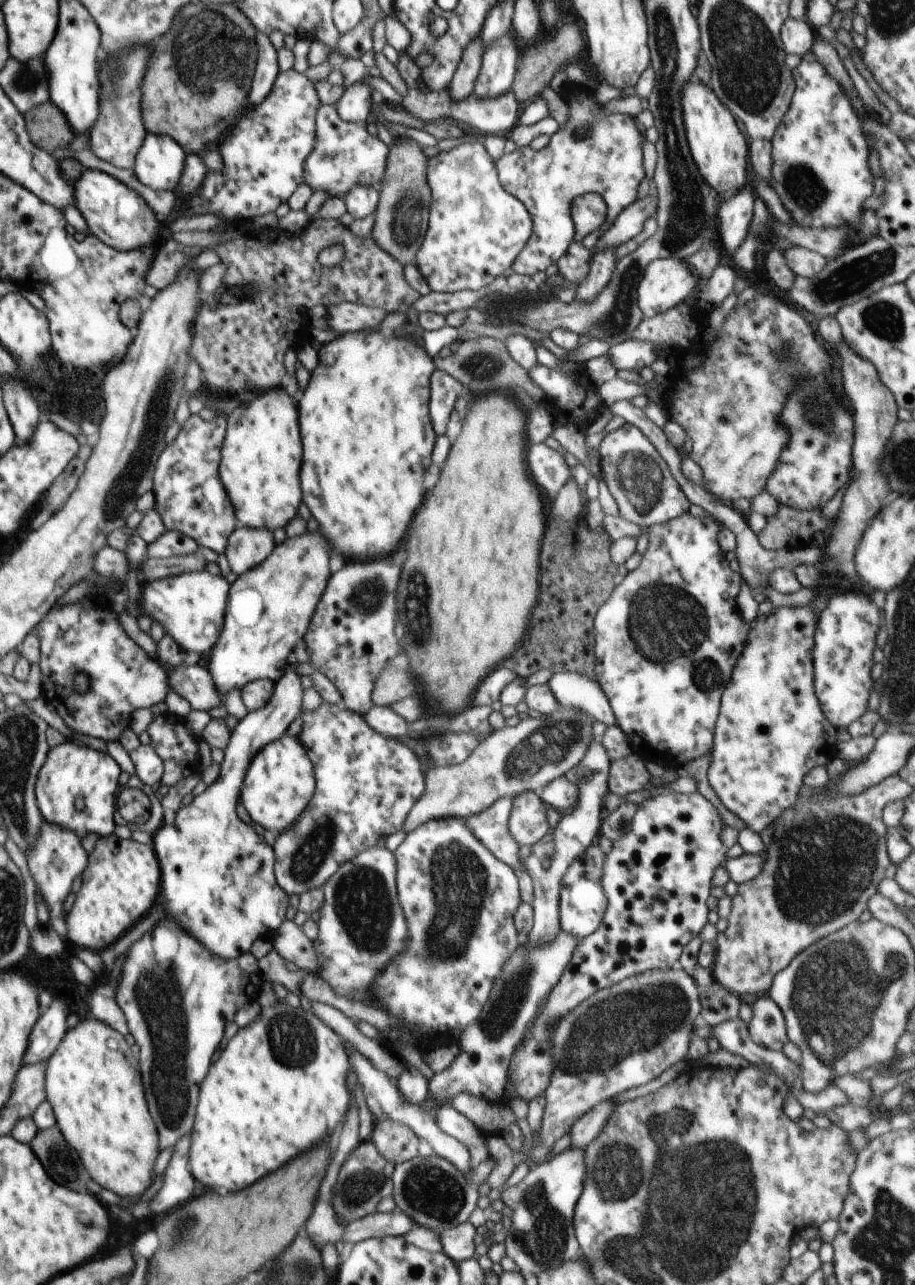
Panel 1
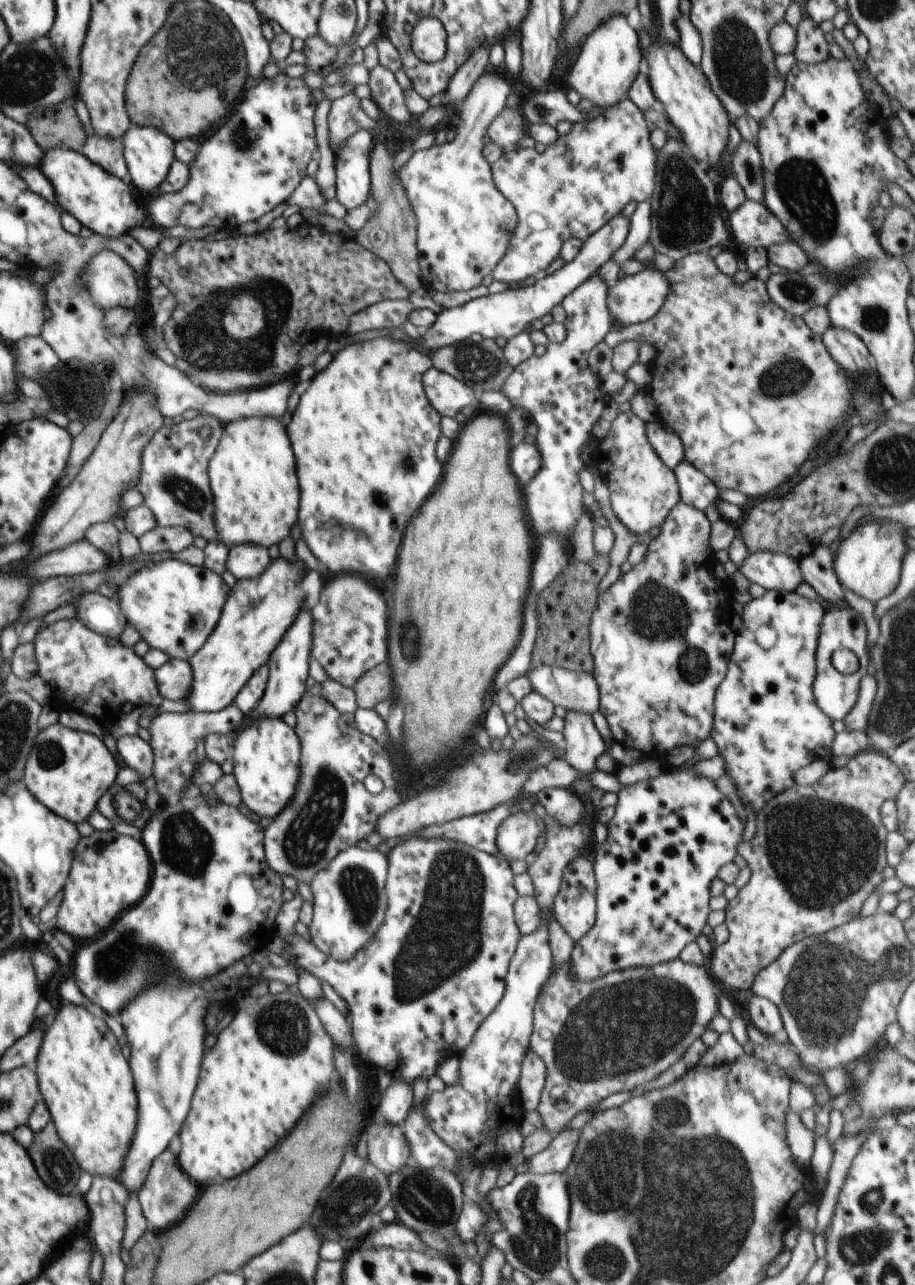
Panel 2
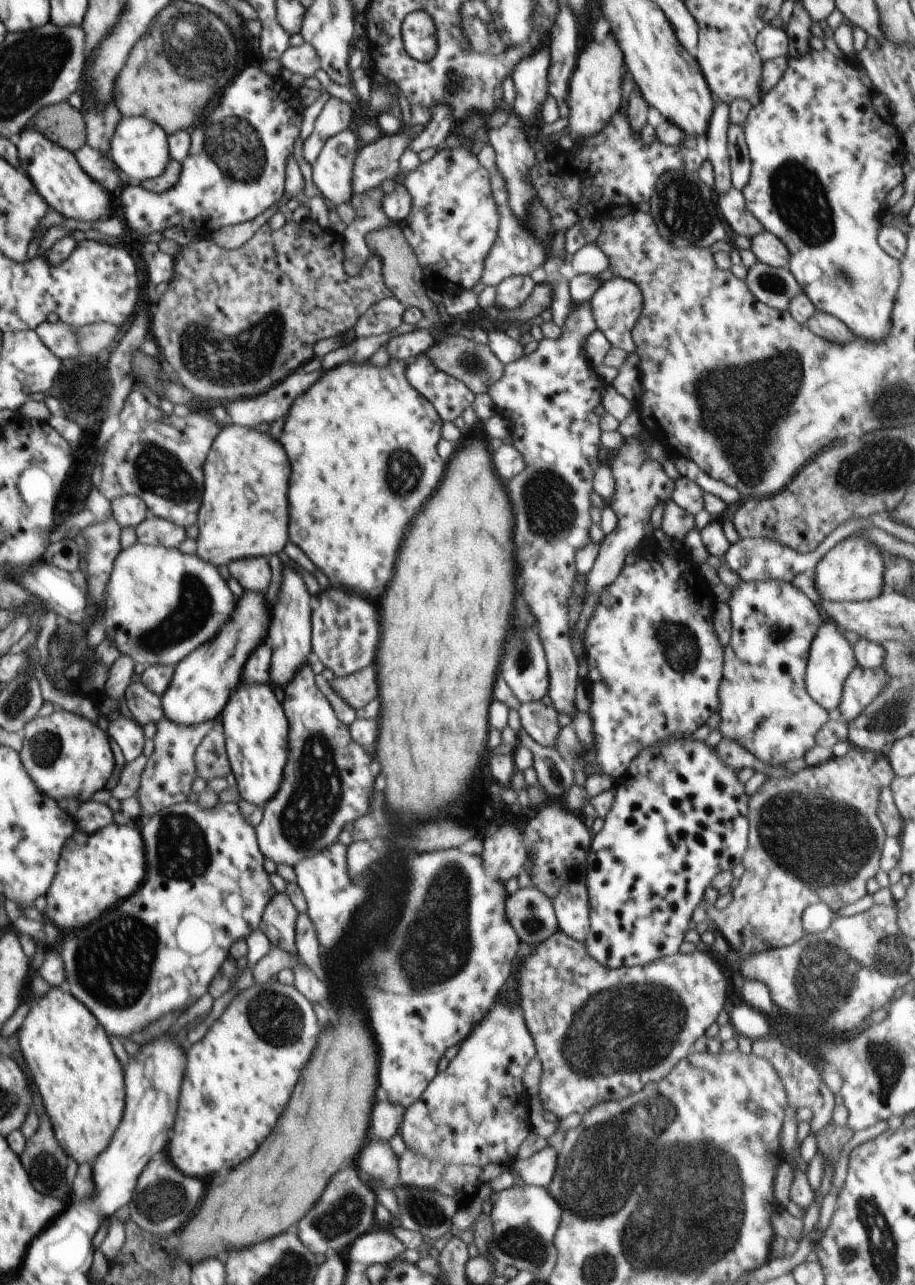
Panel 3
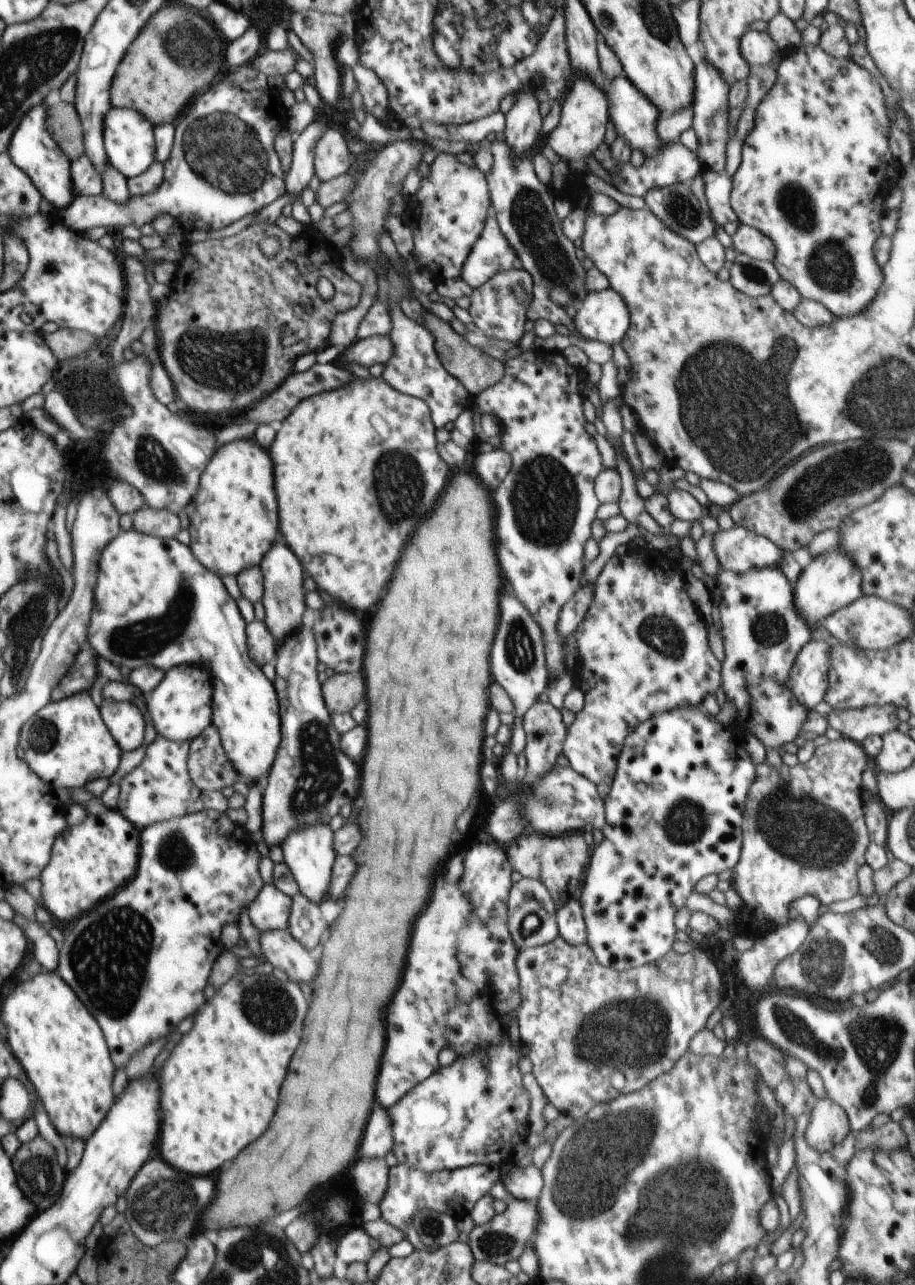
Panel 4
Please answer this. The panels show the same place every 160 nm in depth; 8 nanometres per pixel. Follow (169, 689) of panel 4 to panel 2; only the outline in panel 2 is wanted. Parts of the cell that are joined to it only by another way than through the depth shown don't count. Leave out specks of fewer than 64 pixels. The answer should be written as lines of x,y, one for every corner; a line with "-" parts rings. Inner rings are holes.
279,557
272,559
271,564
258,578
237,580
236,585
229,590
228,600
222,608
216,628
208,636
206,643
188,661
192,668
192,686
190,686
188,698
184,701
188,703
190,712
216,712
227,708
234,703
238,692
250,680
250,676
260,666
268,663
270,654
280,644
286,630
294,624
302,604
305,604
307,600
306,592
302,590
304,574
306,574
306,570
304,570
304,564
300,562
300,558
292,562

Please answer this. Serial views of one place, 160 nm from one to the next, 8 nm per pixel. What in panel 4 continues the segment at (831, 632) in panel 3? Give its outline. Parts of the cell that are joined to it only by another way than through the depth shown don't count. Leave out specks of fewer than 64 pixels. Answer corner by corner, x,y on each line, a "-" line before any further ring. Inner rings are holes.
810,640
800,649
794,661
790,680
787,685
800,704
804,705
810,711
813,711
816,704
820,704
822,700
825,700
829,669
831,668
831,648
834,647
828,645
824,640

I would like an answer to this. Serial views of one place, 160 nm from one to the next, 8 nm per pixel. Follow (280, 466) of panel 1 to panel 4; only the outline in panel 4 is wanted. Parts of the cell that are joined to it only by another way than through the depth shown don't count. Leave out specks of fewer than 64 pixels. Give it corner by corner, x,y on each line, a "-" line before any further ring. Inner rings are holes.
236,440
218,448
203,470
198,490
185,510
190,521
189,547
200,564
218,573
220,578
237,576
245,568
259,565
264,555
275,545
278,536
278,500
274,492
272,458
262,446
250,440

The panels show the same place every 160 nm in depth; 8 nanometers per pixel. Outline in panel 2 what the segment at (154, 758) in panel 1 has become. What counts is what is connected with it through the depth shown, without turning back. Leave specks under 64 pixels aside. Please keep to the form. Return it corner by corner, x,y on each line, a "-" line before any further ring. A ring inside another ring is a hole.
126,735
118,739
117,743
118,753
125,765
139,772
143,776
142,780
151,776
152,768
154,768
154,754
148,742
138,735

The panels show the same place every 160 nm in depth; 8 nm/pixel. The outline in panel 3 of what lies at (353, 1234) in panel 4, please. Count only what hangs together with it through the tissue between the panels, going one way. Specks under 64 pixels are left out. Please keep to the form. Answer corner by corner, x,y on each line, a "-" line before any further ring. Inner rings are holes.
374,1230
359,1236
350,1246
349,1261
371,1264
389,1263
406,1249
404,1244
388,1230

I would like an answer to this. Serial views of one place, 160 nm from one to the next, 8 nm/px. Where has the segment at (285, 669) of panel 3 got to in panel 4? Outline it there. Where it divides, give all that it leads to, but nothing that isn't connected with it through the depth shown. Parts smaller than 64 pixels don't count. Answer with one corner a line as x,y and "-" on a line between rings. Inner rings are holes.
284,544
275,545
264,555
259,564
264,577
264,592
261,598
265,608
264,624
278,644
282,643
302,626
302,614
306,612
304,576
300,561

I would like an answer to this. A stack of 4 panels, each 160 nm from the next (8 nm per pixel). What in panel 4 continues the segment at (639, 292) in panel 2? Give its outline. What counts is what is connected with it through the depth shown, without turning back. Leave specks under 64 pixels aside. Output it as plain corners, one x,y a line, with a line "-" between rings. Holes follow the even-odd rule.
612,287
589,292
580,302
574,320
575,332
587,340
621,344
630,326
625,298

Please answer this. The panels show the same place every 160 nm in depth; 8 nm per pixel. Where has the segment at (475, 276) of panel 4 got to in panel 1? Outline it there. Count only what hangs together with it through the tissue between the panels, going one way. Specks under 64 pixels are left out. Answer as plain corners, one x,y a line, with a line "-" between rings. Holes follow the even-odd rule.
573,83
562,93
570,108
570,118
552,134
550,144
540,151
529,146
518,147
494,162
502,188
516,196
532,218
532,236
516,256
509,273
531,277
558,263
575,240
575,225
570,214
574,198
587,193
598,194
606,204
606,220
602,226
594,233
586,234
581,241
588,251
592,251
598,238
614,224
620,212
637,200
638,187
645,178
643,136
636,126
636,117
621,113
604,114
594,94
-
580,129
584,129
586,135
575,140

